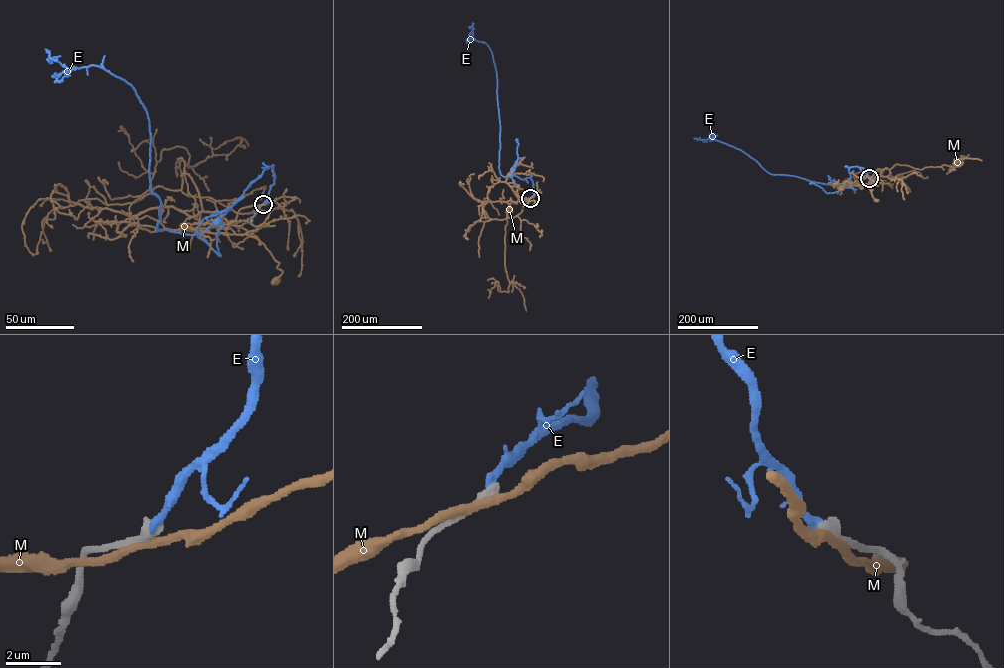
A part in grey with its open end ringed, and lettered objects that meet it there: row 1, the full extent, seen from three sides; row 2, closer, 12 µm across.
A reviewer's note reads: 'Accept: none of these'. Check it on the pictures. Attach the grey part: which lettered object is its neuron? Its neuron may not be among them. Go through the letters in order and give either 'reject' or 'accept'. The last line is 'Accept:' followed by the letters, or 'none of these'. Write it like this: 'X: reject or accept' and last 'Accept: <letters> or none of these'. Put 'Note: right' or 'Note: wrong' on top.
Note: right
E: reject
M: reject
Accept: none of these

